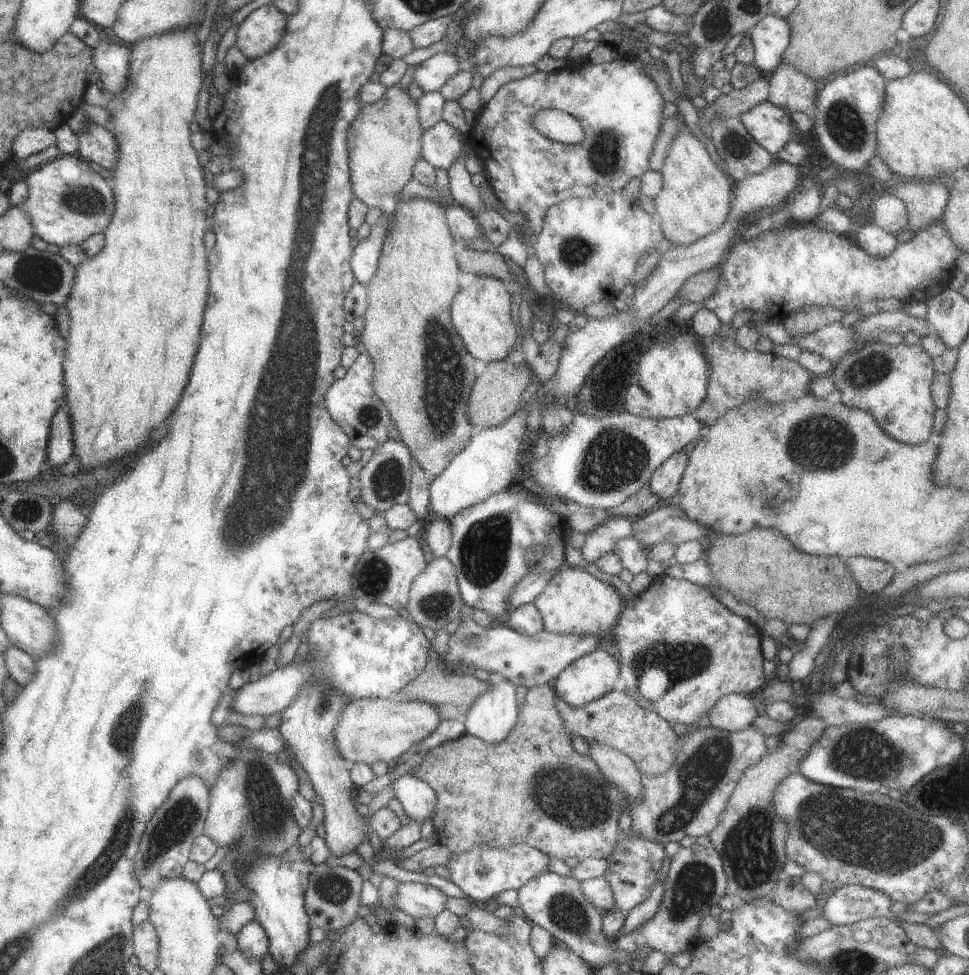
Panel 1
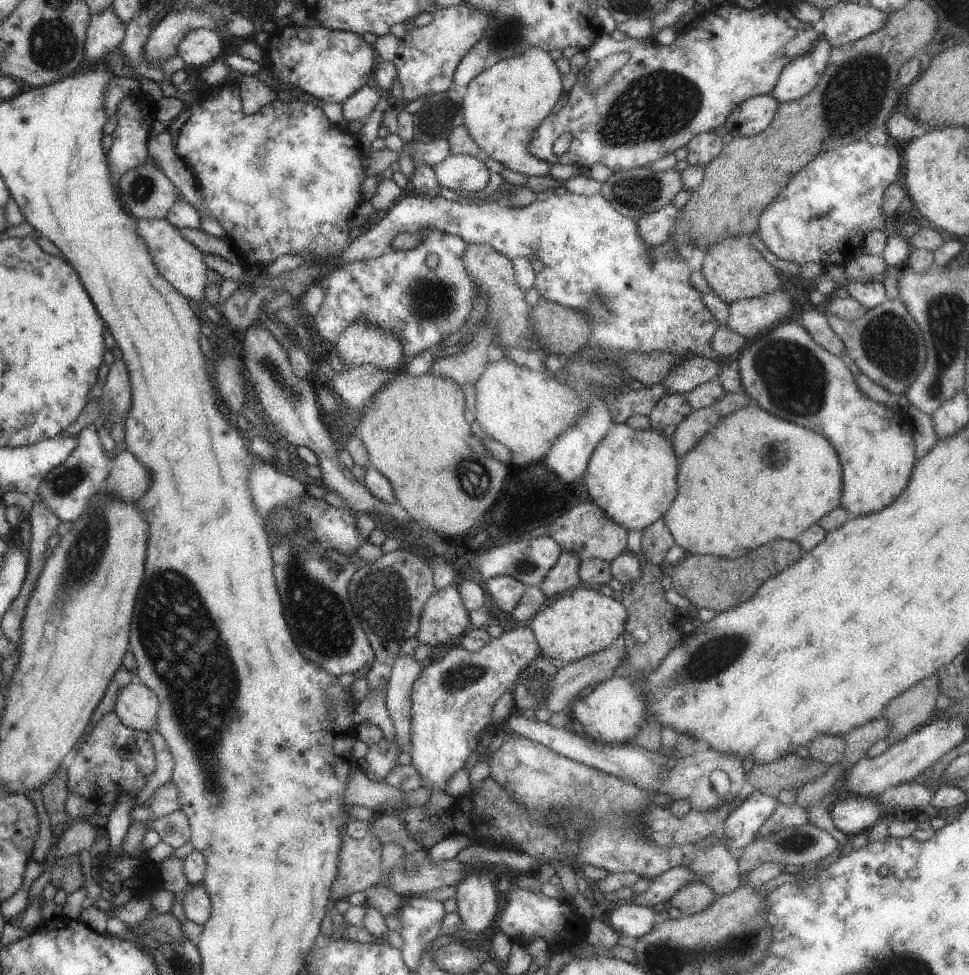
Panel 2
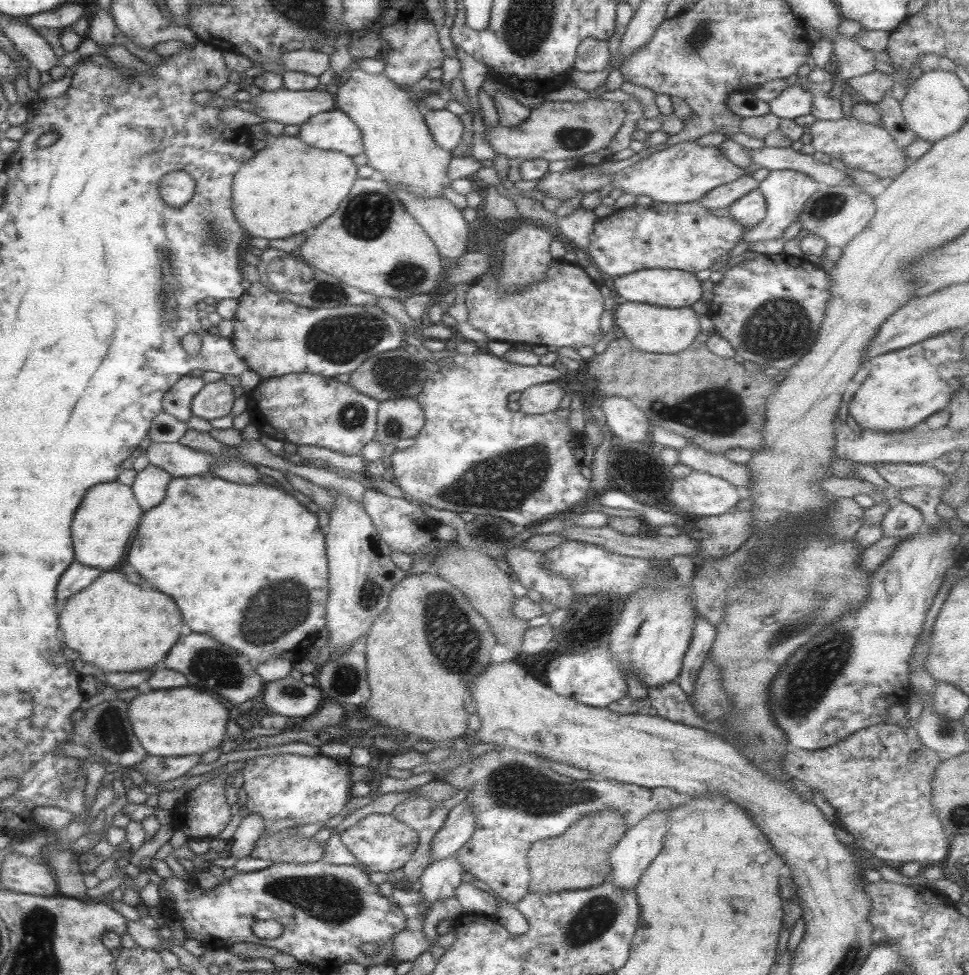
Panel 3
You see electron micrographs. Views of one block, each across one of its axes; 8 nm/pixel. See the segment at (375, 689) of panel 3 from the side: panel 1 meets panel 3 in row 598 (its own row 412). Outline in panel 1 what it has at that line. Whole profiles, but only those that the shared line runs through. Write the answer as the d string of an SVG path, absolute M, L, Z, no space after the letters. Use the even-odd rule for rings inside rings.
M415 198L405 201L398 201L391 218L391 229L384 241L382 252L378 261L376 274L367 282L367 307L363 317L365 325L357 333L359 347L365 350L373 360L375 376L373 378L373 387L375 395L386 405L391 416L392 426L396 426L400 432L401 441L409 448L413 462L418 465L431 479L436 478L447 466L450 461L464 450L464 447L470 442L470 439L481 431L480 427L475 427L467 415L467 402L475 378L485 369L482 361L475 359L465 347L462 339L456 334L456 327L451 321L451 304L454 297L461 289L459 287L458 276L459 268L455 257L456 243L449 231L444 209L446 204L439 203L431 199Z

